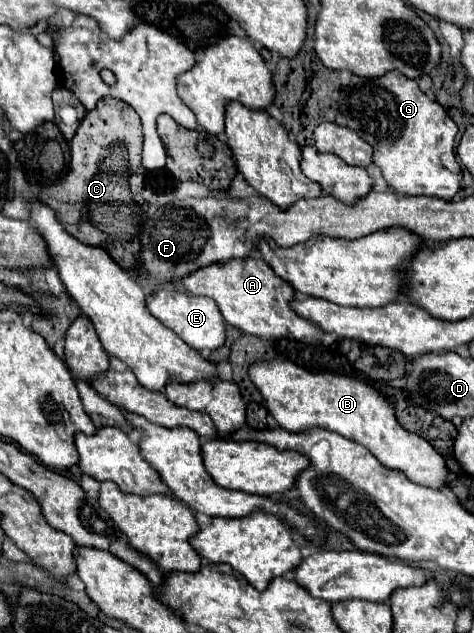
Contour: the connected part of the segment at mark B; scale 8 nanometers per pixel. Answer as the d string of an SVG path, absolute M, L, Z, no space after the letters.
M260 360L248 370L274 420L288 432L304 432L320 426L342 434L368 448L386 468L404 472L412 482L428 488L444 488L450 478L444 458L422 436L408 432L394 416L394 406L374 386L334 372L308 372L288 360Z

